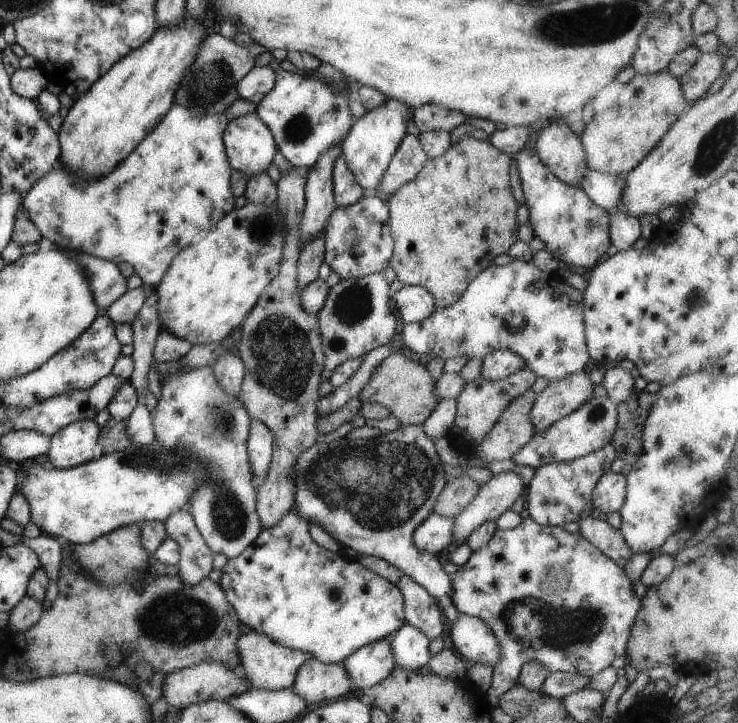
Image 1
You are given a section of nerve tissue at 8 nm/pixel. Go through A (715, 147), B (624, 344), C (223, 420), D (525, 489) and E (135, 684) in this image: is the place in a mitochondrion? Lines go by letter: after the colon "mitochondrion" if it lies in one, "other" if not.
A: mitochondrion
B: other
C: mitochondrion
D: other
E: other

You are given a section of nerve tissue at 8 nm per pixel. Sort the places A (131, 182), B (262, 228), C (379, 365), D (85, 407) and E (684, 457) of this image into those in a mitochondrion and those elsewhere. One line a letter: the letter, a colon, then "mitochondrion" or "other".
A: mitochondrion
B: mitochondrion
C: other
D: other
E: mitochondrion

